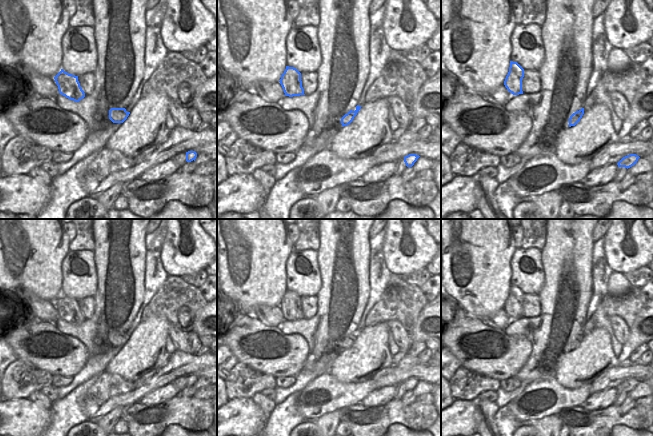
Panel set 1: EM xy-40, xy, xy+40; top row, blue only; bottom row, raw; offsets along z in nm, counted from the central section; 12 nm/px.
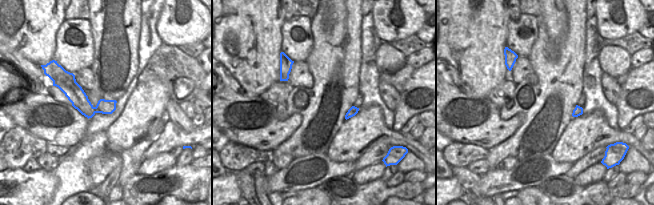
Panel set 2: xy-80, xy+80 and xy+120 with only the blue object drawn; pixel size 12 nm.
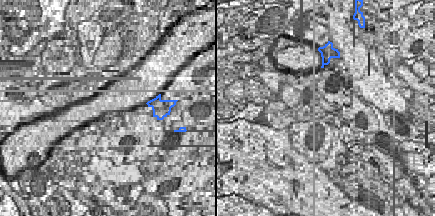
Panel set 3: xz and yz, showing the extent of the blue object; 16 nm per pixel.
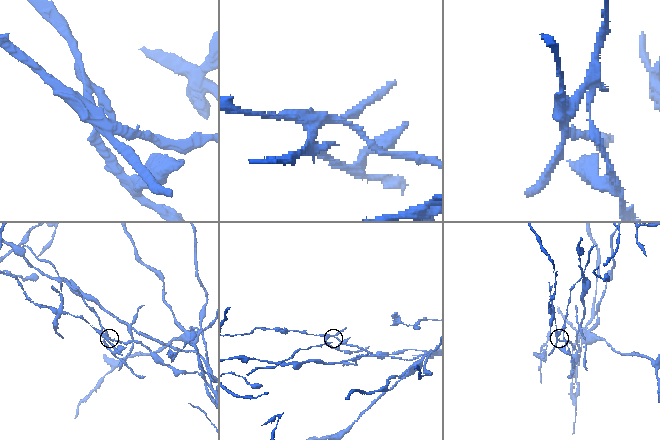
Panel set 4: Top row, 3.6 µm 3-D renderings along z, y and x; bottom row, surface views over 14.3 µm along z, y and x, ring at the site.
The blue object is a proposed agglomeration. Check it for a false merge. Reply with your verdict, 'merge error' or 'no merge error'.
merge error

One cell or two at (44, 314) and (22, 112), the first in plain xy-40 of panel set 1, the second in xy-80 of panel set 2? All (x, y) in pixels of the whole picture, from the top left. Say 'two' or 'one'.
two

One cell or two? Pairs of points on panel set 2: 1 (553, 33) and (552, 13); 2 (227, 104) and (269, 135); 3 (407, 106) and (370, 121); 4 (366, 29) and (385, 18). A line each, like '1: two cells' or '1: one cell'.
1: one cell
2: one cell
3: two cells
4: two cells

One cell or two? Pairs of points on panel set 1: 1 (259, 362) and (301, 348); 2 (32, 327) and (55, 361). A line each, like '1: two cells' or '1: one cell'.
1: one cell
2: one cell

